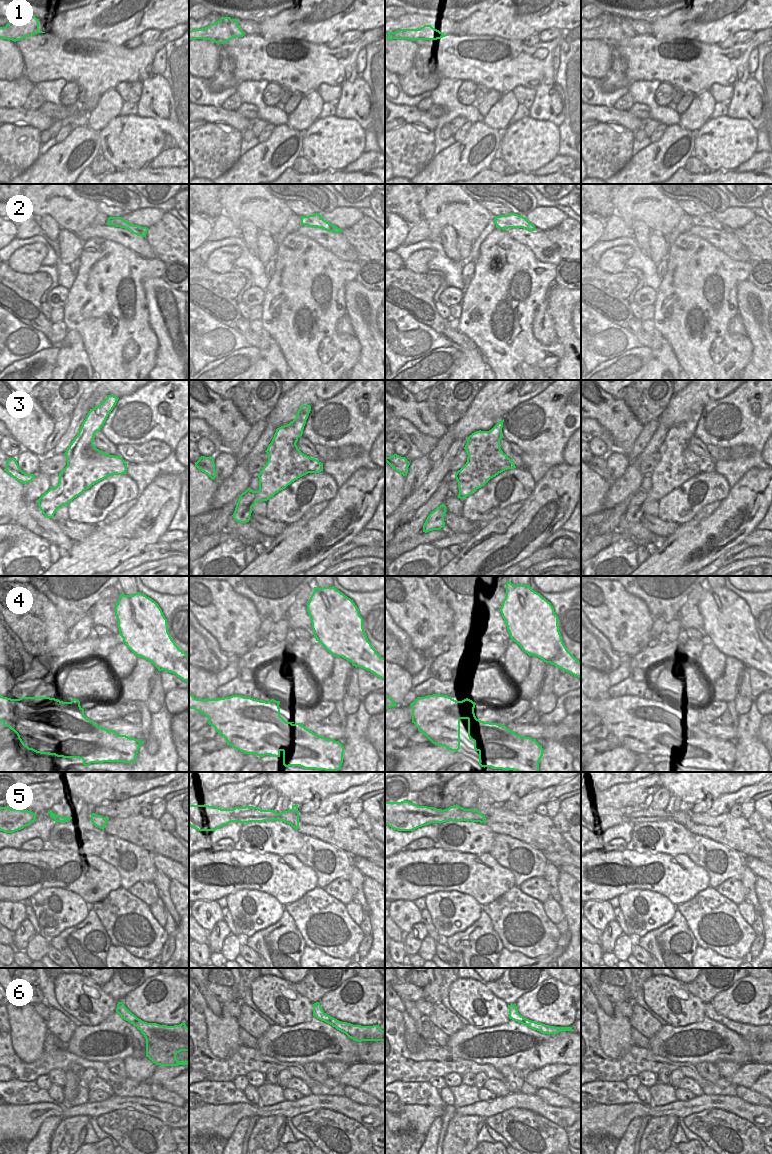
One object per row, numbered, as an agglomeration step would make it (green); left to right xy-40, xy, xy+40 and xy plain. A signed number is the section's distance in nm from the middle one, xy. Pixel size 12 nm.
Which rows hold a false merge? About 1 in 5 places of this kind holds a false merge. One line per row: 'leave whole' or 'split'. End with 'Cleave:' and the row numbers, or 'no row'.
1: leave whole
2: leave whole
3: leave whole
4: leave whole
5: leave whole
6: leave whole
Cleave: no row

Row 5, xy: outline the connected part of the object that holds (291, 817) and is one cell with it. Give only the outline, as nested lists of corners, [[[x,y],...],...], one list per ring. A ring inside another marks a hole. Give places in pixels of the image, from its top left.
[[[189,805],[189,825],[198,831],[215,831],[231,822],[242,824],[249,822],[282,821],[295,830],[299,827],[298,805],[281,813],[261,810],[258,807],[245,806],[233,809],[221,809],[209,805]]]

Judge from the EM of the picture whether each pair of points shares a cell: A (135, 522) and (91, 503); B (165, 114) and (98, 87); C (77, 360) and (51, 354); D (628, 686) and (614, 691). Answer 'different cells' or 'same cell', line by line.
A: different cells
B: different cells
C: different cells
D: same cell

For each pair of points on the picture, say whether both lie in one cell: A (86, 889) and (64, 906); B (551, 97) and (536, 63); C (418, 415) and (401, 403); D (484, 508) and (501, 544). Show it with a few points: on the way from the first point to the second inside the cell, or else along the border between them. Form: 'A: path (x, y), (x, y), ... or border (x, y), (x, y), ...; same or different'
A: border (56, 886), (76, 893), (89, 905); different
B: border (554, 81), (549, 84), (541, 84), (536, 89); different
C: path (414, 411), (405, 406); same
D: border (497, 516), (484, 524); different

